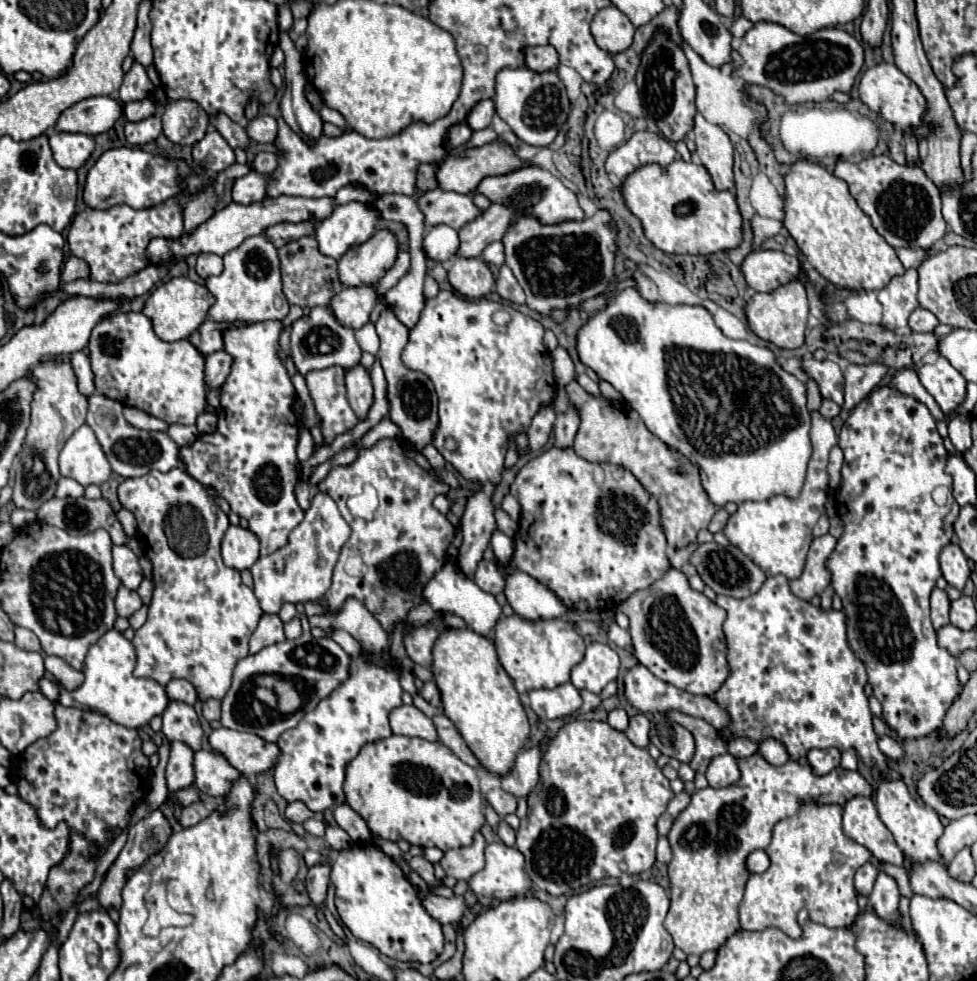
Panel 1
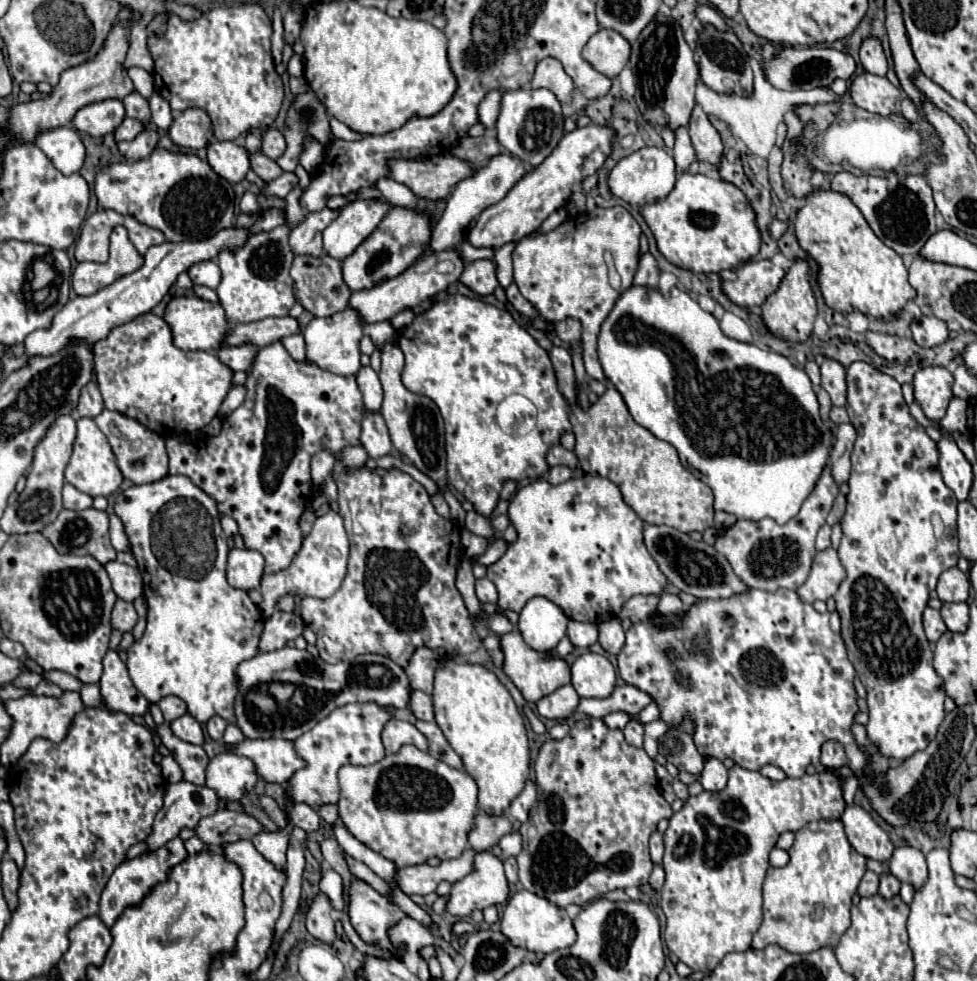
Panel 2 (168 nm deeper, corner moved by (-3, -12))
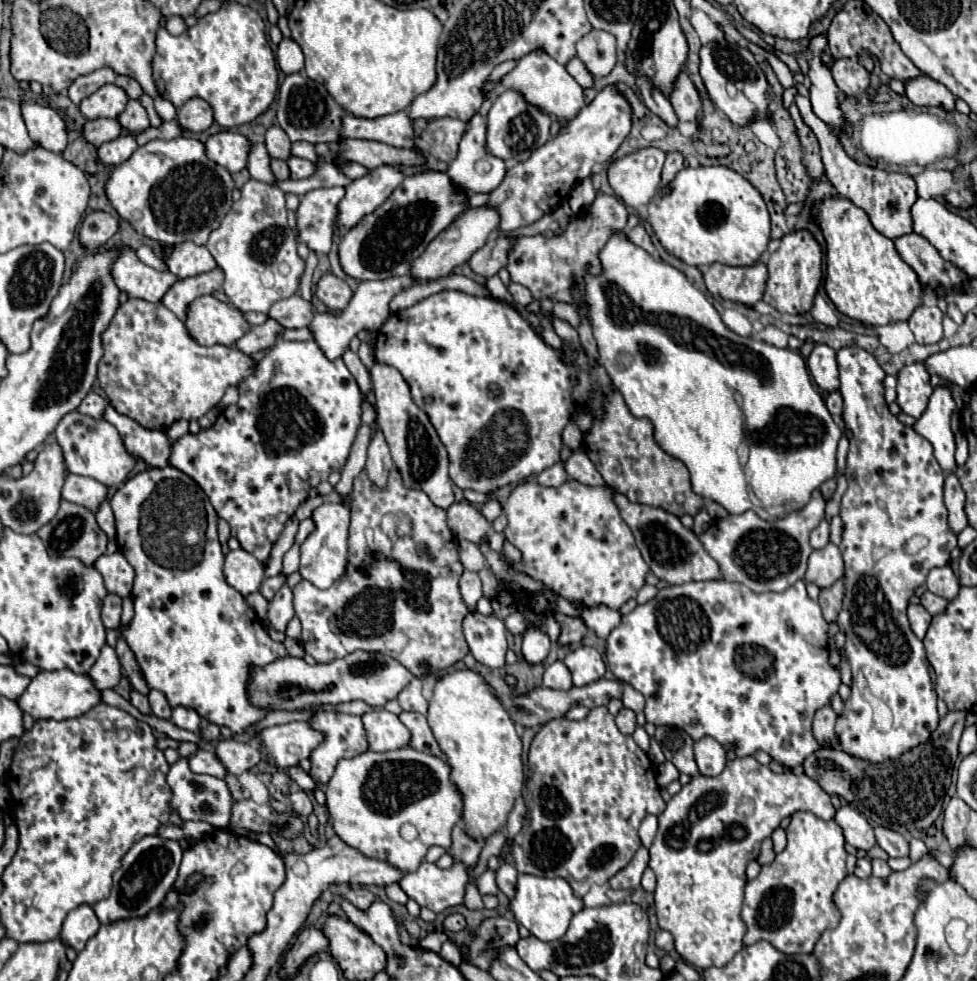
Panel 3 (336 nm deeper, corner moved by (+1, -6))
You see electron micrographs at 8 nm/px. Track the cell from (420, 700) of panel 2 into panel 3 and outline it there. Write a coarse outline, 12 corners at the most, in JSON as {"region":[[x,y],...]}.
{"region":[[413,678],[399,692],[397,700],[403,710],[427,714],[423,682]]}

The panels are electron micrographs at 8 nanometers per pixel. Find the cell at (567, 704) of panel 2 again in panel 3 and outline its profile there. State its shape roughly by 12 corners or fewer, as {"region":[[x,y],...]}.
{"region":[[561,660],[547,666],[543,686],[569,690],[569,668]]}

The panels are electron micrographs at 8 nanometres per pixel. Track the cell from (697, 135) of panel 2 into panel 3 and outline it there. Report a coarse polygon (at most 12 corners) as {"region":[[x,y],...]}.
{"region":[[685,70],[669,94],[679,120],[699,120],[701,98]]}

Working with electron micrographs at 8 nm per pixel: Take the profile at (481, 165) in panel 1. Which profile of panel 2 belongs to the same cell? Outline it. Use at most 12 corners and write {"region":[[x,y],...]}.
{"region":[[453,154],[391,162],[393,180],[445,200],[473,166]]}

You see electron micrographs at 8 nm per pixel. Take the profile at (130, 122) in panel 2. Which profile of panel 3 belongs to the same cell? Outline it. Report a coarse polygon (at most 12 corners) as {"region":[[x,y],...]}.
{"region":[[113,118],[87,120],[83,138],[101,146],[121,134]]}

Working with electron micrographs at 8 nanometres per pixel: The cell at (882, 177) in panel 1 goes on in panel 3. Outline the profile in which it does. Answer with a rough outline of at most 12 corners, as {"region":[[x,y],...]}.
{"region":[[797,94],[835,190],[887,238],[913,232],[911,176],[857,164]]}

